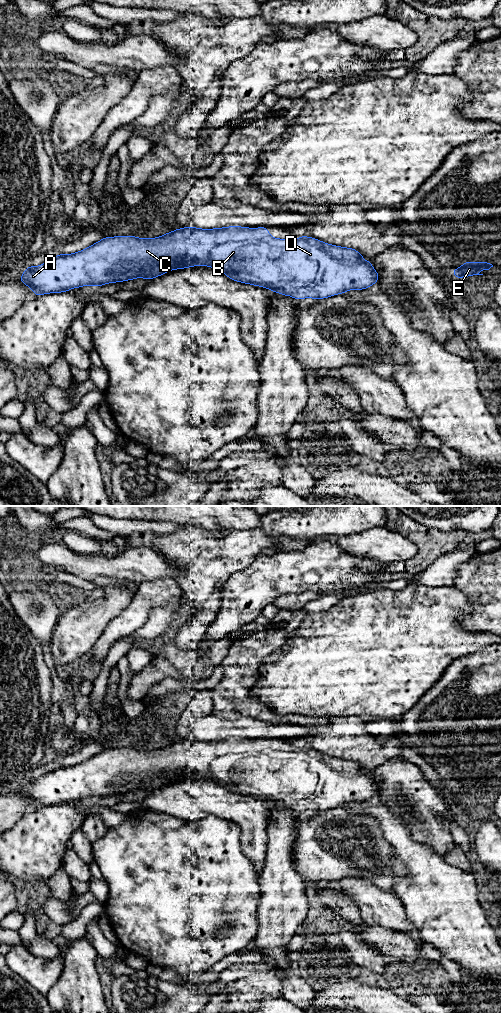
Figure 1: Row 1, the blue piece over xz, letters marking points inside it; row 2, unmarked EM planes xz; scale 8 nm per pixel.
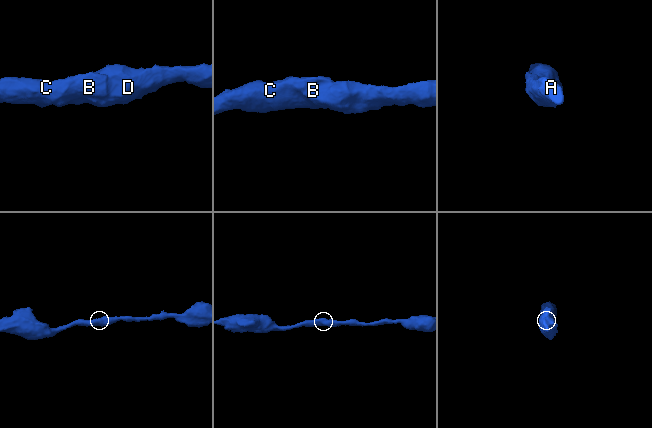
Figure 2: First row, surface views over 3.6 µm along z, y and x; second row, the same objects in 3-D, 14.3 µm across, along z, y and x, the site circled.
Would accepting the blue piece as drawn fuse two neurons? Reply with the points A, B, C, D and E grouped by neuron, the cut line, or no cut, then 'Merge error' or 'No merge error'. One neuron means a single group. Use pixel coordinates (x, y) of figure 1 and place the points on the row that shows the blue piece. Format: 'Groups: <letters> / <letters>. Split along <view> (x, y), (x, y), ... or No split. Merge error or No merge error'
Groups: A B C D E. No split. No merge error

